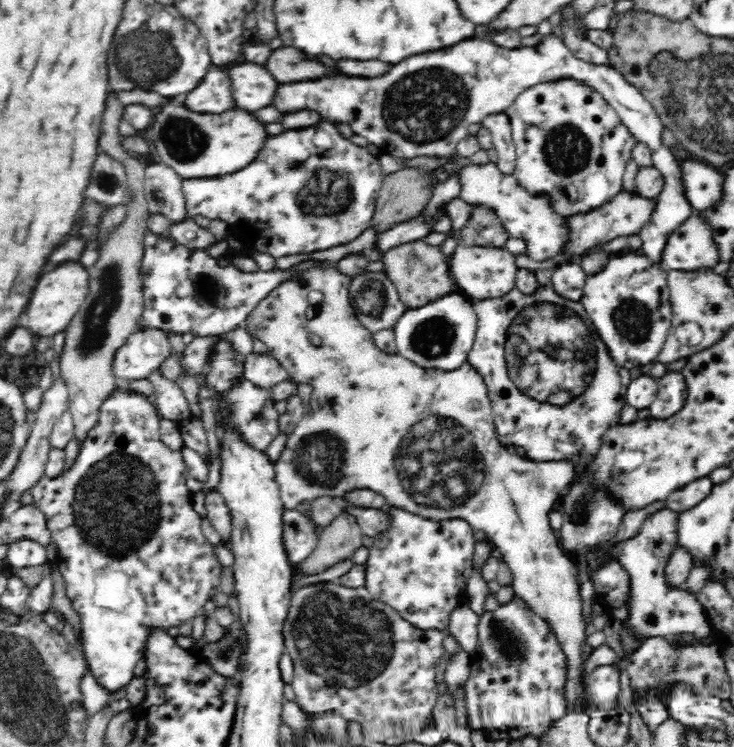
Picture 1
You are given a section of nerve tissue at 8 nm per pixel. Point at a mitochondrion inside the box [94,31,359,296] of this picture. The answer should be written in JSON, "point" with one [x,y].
{"point":[185,141]}

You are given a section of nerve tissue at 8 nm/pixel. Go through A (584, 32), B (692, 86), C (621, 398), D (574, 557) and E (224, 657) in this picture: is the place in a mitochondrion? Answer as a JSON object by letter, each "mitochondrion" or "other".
{"A":"other","B":"mitochondrion","C":"other","D":"other","E":"mitochondrion"}

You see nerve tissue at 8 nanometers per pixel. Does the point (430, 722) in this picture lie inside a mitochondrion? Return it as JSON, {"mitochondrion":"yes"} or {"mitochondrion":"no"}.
{"mitochondrion":"no"}

